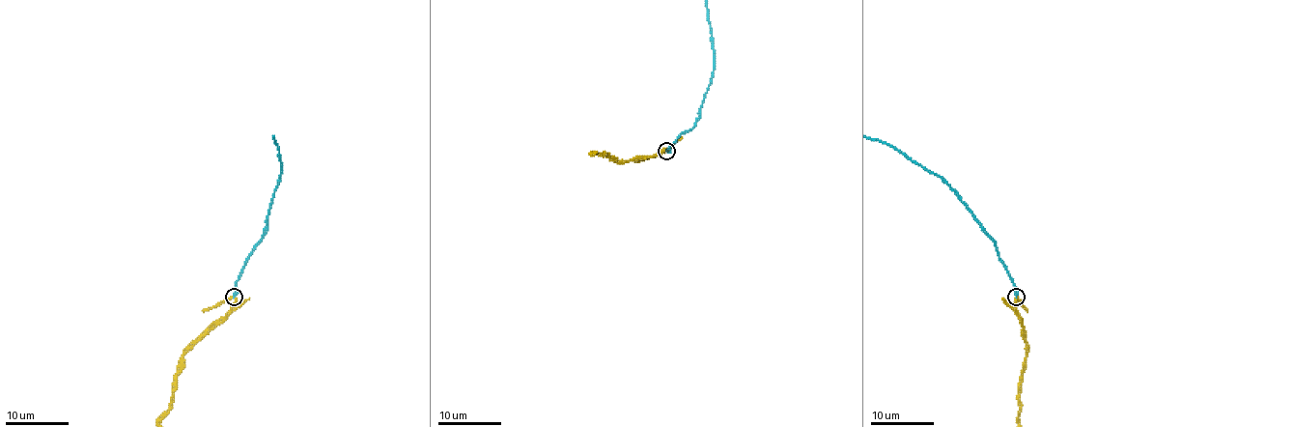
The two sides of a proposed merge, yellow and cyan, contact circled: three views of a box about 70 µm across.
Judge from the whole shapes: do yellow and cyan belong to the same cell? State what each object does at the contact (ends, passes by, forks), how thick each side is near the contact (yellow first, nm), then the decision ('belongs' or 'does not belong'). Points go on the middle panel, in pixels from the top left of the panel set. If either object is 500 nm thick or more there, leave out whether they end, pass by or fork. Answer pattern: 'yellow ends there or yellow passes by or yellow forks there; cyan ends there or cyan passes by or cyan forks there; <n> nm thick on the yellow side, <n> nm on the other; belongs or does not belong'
yellow passes by; cyan ends there; 240 nm thick on the yellow side, 360 nm on the other; does not belong

